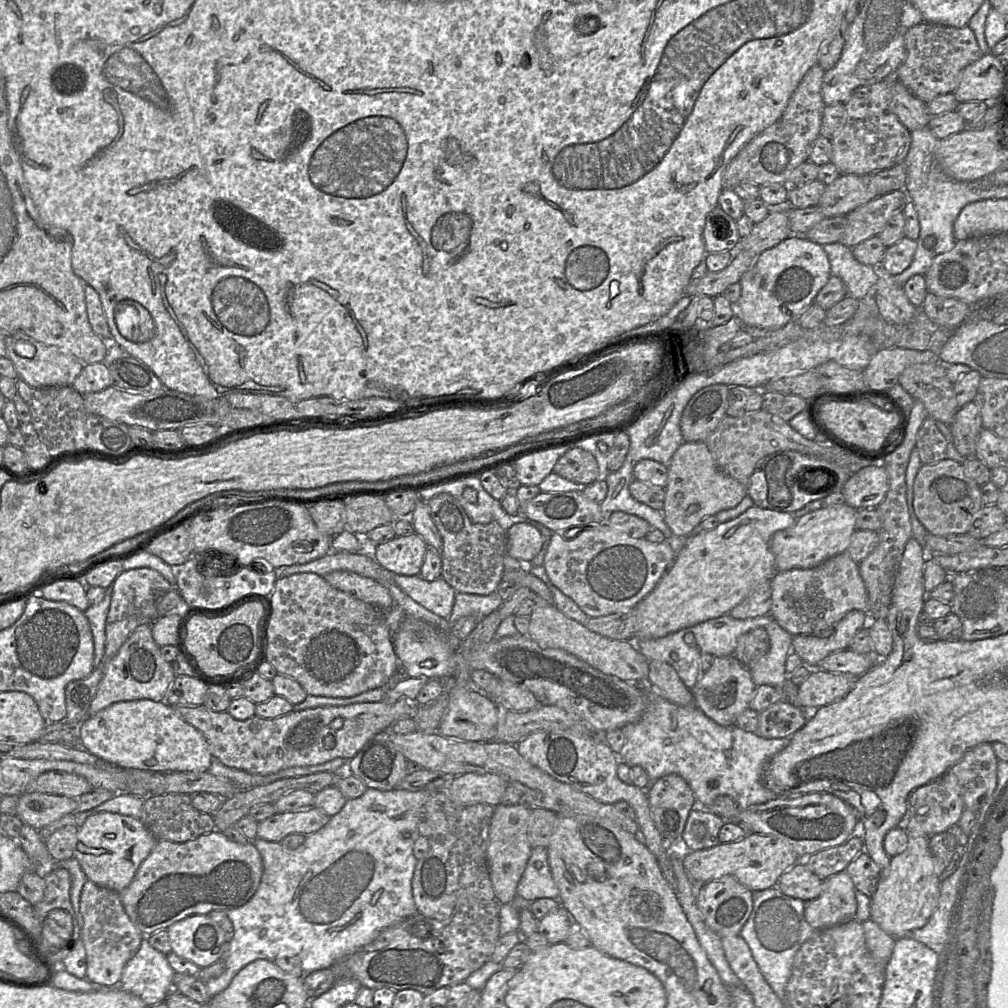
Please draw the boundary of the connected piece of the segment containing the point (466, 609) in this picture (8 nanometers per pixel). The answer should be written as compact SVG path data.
M497 590L489 595L457 592L452 613L447 619L448 623L451 627L460 618L466 616L474 616L478 621L481 621L500 607L503 602Z

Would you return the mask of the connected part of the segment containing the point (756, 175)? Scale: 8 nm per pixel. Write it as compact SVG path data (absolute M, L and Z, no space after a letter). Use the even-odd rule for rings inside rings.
M818 63L809 69L780 119L756 135L729 163L723 175L723 189L733 190L742 182L751 182L758 186L788 184L793 170L809 161L813 144L820 136L826 106L821 94L824 72Z

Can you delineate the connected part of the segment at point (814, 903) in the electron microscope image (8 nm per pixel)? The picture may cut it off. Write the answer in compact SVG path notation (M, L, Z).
M842 871L823 880L821 894L805 903L804 916L812 928L822 929L854 919L856 910L855 886Z

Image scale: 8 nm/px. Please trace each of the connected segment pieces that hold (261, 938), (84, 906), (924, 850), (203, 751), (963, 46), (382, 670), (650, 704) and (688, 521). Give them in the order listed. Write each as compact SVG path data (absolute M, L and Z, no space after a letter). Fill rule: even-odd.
M368 788L366 792L354 799L347 799L343 808L317 832L306 835L305 841L296 849L289 849L280 842L270 842L260 838L255 838L253 843L259 851L263 861L263 874L260 884L255 894L241 907L227 912L227 918L232 922L234 935L229 943L225 943L225 952L218 961L225 965L224 973L215 979L205 983L211 996L215 996L224 991L236 974L246 965L259 959L274 961L280 957L296 957L304 974L309 974L316 970L331 967L344 956L354 953L363 946L372 942L385 928L411 916L417 912L412 892L412 878L417 864L414 856L414 843L420 836L418 831L418 816L424 811L425 803L435 792L430 791L407 791L400 789L379 790Z
M89 879L82 890L80 909L84 918L80 938L86 951L86 978L105 987L116 987L125 965L138 952L144 936L127 915L119 894Z
M908 810L898 826L908 834L907 846L901 853L891 857L889 866L882 870L877 888L870 897L870 919L895 939L908 937L912 930L922 928L934 912L940 895L940 879L935 872L929 837L920 830L913 818L908 817Z
M149 699L121 701L87 716L78 727L79 746L103 762L127 769L152 772L205 772L213 759L203 734L184 721L166 701Z
M923 21L908 29L905 47L907 56L895 71L895 78L924 103L939 95L953 93L963 69L984 55L968 25L955 28Z
M298 573L278 578L271 592L272 616L267 628L266 661L278 672L297 681L308 695L333 698L348 698L386 684L398 669L398 658L395 654L392 636L387 625L386 613L377 607L365 603L345 592L332 587L324 577L314 573Z
M648 679L638 684L646 697L646 708L638 721L622 728L626 744L621 753L617 755L620 761L627 763L630 767L641 766L650 779L650 785L669 774L681 776L689 784L700 807L712 806L720 795L732 797L742 810L751 805L779 798L778 794L766 787L764 773L771 758L789 744L790 737L766 739L757 733L746 732L736 725L721 726L695 705L684 707L668 701L657 692Z
M683 442L672 456L662 510L672 533L686 538L706 517L736 507L747 495L747 486L722 472L704 442Z

